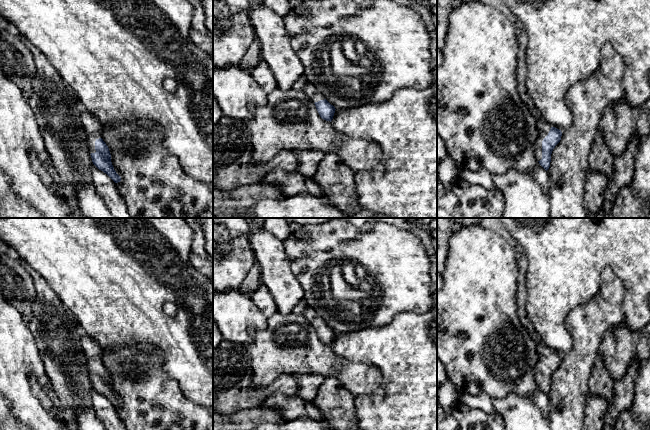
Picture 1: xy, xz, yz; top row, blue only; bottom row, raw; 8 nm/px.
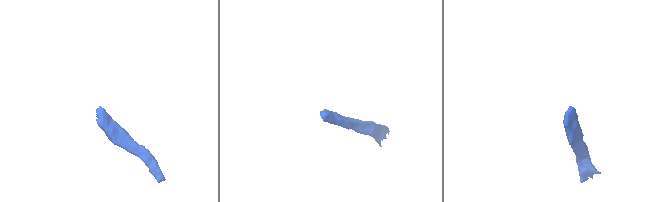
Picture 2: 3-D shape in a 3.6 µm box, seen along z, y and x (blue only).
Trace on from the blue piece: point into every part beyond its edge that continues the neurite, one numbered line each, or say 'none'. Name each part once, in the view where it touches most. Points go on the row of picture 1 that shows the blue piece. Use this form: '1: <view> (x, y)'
1: yz (543, 127)

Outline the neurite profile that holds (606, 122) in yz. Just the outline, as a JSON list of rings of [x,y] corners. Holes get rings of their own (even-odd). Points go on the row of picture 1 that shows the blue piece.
[[[625,98],[607,107],[599,125],[604,141],[616,158],[633,136],[646,136],[650,131],[650,99],[640,109],[629,105]]]

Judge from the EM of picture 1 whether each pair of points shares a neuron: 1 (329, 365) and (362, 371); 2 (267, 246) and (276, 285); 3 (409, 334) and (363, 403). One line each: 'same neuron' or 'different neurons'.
1: same neuron
2: same neuron
3: same neuron

